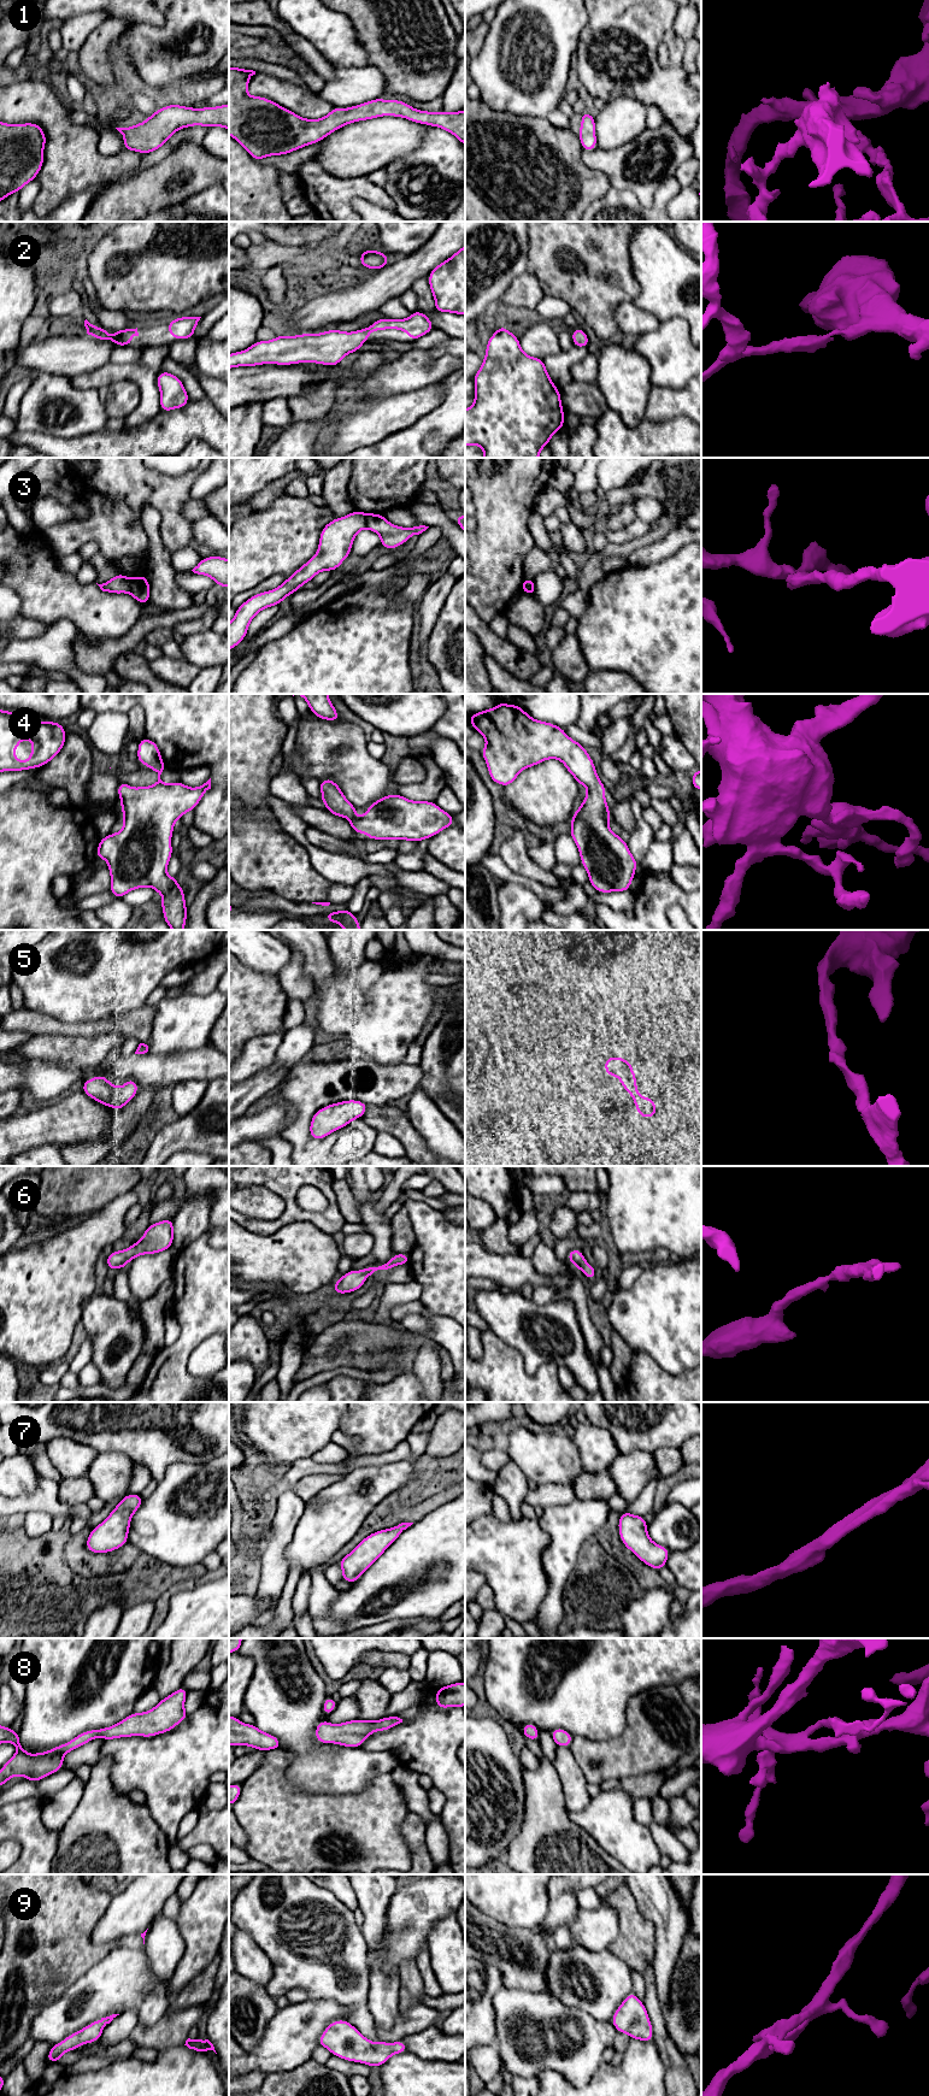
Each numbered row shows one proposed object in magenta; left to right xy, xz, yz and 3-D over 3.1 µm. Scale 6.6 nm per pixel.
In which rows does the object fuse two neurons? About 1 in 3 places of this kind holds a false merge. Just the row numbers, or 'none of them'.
3

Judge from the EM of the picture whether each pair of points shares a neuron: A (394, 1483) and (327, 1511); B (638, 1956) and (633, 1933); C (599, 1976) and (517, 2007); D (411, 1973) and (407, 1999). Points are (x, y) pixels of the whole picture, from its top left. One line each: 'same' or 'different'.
A: same
B: same
C: different
D: same

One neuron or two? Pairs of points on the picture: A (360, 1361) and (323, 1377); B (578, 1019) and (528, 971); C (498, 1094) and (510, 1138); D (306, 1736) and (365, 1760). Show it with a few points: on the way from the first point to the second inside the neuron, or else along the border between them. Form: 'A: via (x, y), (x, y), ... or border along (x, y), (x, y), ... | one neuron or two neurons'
A: border along (377, 1370), (341, 1365), (322, 1372) | two neurons
B: via (566, 1007), (540, 983) | one neuron
C: border along (517, 1088), (510, 1100), (500, 1108) | two neurons
D: via (319, 1752), (328, 1760), (350, 1760) | one neuron

